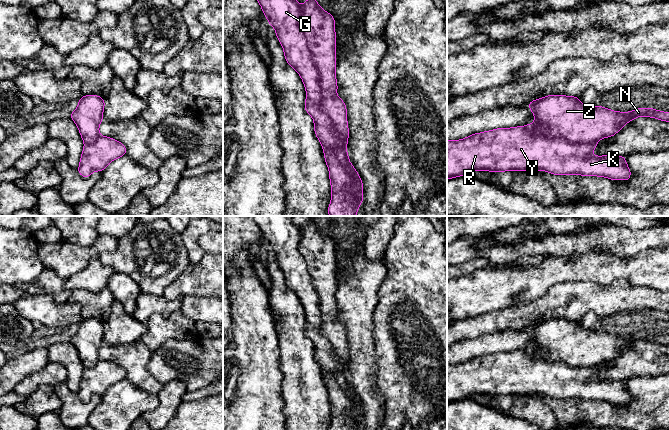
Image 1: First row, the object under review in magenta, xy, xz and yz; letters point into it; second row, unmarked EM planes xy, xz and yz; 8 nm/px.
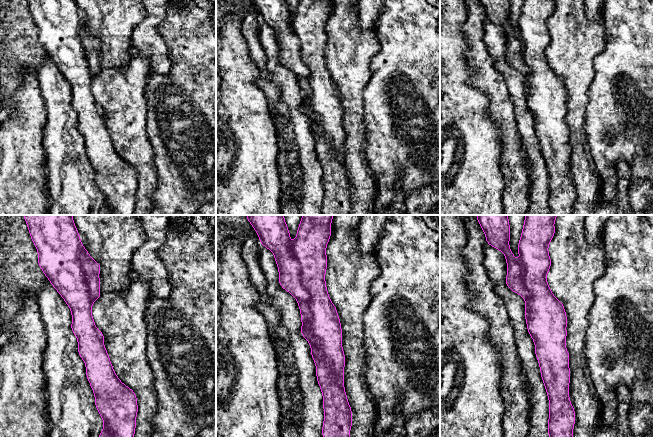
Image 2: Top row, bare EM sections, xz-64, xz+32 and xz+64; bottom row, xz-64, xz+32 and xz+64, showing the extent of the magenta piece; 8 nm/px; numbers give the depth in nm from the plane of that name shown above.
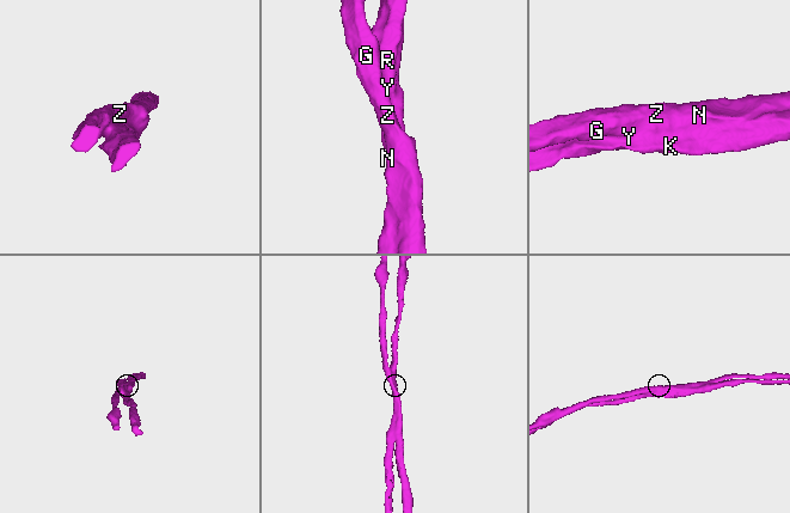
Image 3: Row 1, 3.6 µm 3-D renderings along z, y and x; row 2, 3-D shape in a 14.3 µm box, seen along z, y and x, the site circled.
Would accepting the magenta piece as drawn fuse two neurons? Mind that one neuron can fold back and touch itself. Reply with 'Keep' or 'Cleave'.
Cleave

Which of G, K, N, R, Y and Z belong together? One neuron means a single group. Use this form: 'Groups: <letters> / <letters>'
Groups: G N Z / K R Y

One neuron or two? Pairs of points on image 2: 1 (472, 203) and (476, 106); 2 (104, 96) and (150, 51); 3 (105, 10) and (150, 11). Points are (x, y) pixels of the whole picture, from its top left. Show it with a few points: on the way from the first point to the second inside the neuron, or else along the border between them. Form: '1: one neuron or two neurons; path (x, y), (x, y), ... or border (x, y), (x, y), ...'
1: one neuron; path (472, 179), (472, 130)
2: two neurons; border (132, 46), (146, 59), (148, 75)
3: two neurons; border (143, 10), (143, 20), (132, 32)

